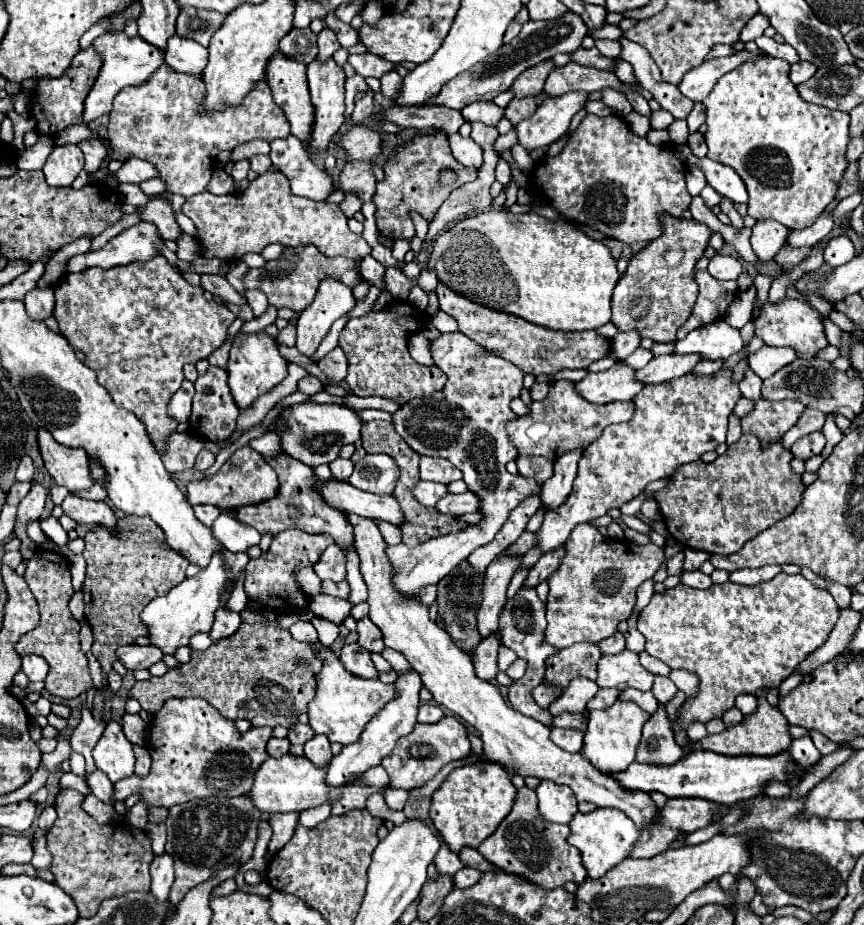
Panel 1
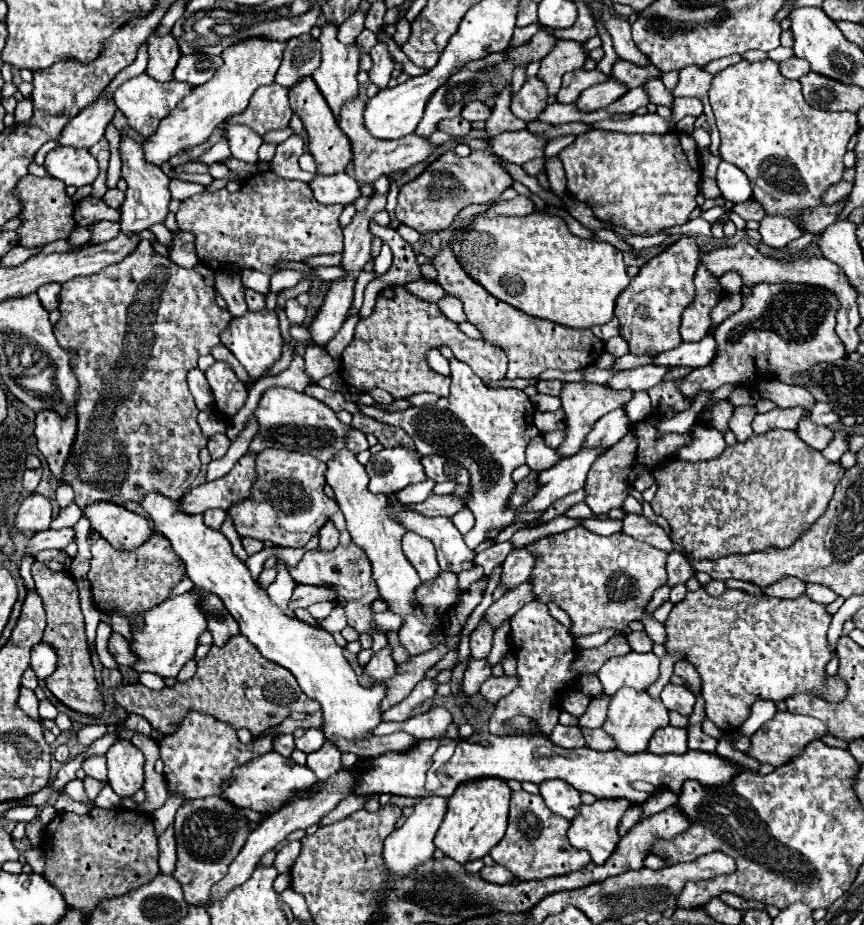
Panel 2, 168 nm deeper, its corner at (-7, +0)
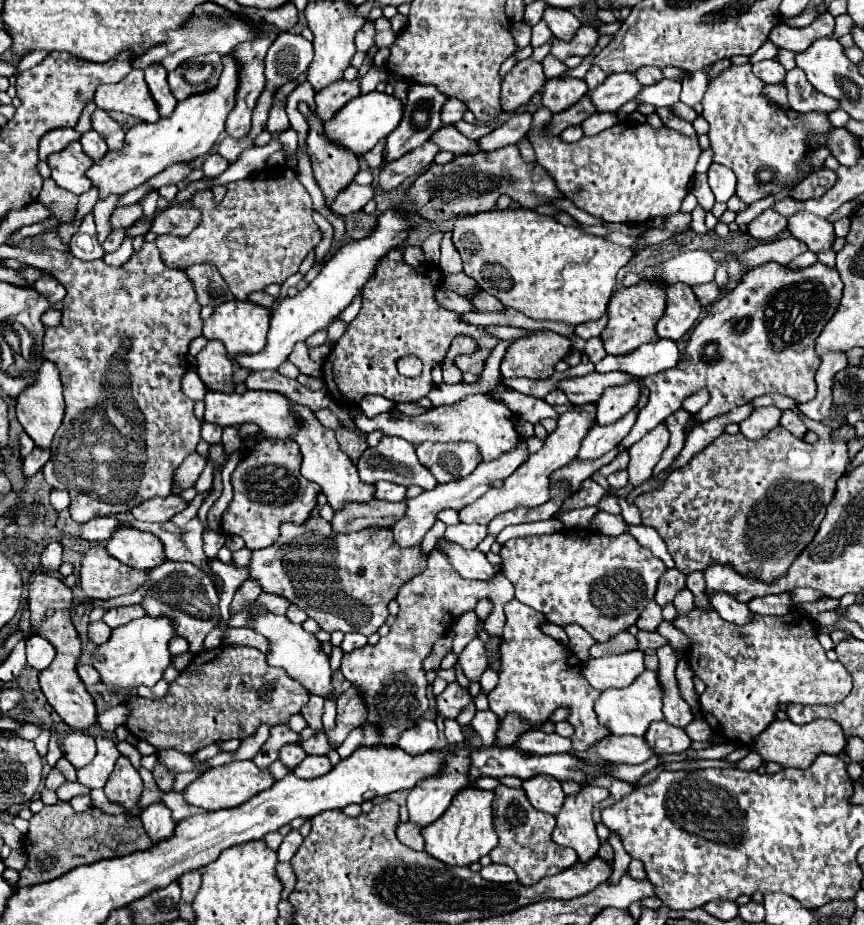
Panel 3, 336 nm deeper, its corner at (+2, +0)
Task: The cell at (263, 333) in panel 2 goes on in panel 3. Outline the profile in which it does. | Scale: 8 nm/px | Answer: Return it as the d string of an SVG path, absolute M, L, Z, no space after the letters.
M237 299L227 301L213 309L213 315L205 321L203 335L207 339L219 339L225 345L229 359L233 359L233 355L237 353L255 353L265 347L267 331L269 331L269 317L271 317L269 309L255 305L251 301L237 301Z

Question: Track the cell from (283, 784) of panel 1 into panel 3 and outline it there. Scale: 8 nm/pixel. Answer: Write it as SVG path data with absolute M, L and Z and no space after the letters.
M233 761L233 763L205 771L199 779L195 779L191 785L187 785L183 789L183 799L189 805L195 805L195 807L201 807L201 809L207 809L207 811L231 809L231 807L239 807L241 803L249 801L257 793L269 789L273 783L275 781L273 781L269 769L259 771L253 761Z

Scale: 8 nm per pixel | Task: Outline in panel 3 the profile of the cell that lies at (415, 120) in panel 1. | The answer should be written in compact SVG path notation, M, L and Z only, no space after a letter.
M459 121L459 123L455 123L455 127L467 137L467 139L481 139L483 135L487 135L487 133L491 133L493 131L493 127L489 127L489 125L479 125L479 123L465 123L465 121Z

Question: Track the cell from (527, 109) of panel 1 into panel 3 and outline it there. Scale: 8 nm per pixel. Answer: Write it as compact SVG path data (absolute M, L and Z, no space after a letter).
M533 59L517 61L517 65L503 77L501 83L501 107L507 113L525 105L545 83L541 63Z

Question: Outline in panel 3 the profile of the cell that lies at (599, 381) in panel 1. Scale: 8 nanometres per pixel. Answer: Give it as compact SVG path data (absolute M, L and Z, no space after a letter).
M591 403L575 407L575 411L563 413L557 421L557 429L553 433L549 433L549 437L545 439L545 445L537 453L533 453L511 477L507 477L499 489L489 489L477 501L463 507L459 511L459 521L489 525L491 519L495 519L497 515L511 511L515 507L521 507L521 505L537 507L537 505L547 503L549 501L549 475L555 469L567 465L569 461L573 461L577 457L581 439L587 433L587 427L591 427L591 423L595 423L595 415L591 415L591 413L595 413L595 405L591 405Z

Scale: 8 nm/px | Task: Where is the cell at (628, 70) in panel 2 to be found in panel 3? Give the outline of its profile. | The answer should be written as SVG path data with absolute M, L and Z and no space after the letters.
M641 67L635 77L639 79L641 85L651 85L651 83L659 83L663 79L663 73L661 69L655 69L655 67Z

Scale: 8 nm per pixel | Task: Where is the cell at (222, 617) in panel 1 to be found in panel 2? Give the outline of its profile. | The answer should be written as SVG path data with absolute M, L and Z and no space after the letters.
M206 593L204 611L208 611L208 629L214 637L214 645L222 647L230 637L240 633L238 623L232 619L232 615L228 615L228 609L224 603L220 603L220 599L216 599L216 595Z

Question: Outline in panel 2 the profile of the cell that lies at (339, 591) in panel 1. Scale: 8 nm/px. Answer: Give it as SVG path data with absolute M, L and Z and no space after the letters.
M298 585L290 599L290 609L294 611L296 607L310 607L320 601L336 603L338 601L336 589L328 587L328 585L318 585L318 587L316 585Z

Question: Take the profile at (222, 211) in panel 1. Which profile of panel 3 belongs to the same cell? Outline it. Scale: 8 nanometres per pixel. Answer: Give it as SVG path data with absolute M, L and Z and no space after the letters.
M267 167L247 179L227 183L227 195L219 205L213 203L211 191L201 191L191 201L203 211L201 223L187 237L159 235L155 243L161 259L169 269L215 263L231 293L241 301L297 273L305 255L321 241L321 231L311 217L311 195L289 167Z

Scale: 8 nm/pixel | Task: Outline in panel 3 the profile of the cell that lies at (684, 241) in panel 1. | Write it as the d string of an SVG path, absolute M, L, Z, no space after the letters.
M639 283L629 289L619 289L607 307L609 323L601 333L601 341L609 355L627 355L641 347L643 343L655 343L659 337L655 335L655 323L663 315L665 307L665 289L655 287L655 283Z

